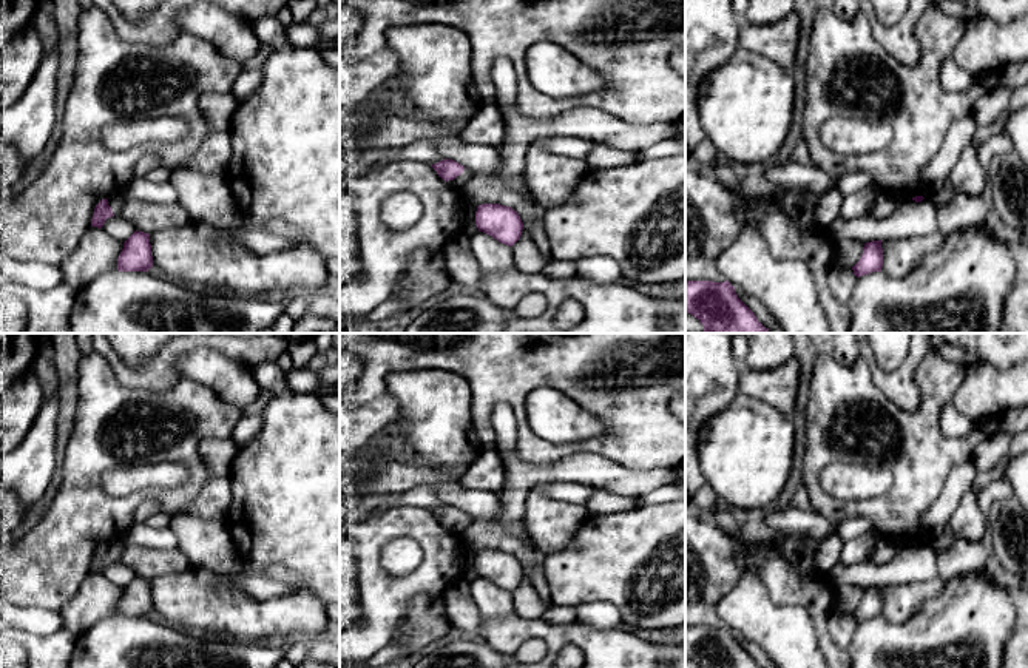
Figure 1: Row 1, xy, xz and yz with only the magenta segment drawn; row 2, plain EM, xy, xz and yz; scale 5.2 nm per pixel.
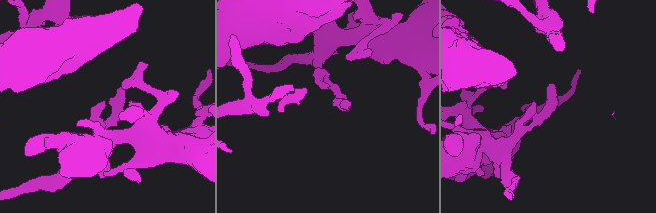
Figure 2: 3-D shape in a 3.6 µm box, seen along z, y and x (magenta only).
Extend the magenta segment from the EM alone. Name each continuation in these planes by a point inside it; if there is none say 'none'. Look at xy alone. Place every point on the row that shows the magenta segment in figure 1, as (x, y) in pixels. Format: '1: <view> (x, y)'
1: xy (116, 201)

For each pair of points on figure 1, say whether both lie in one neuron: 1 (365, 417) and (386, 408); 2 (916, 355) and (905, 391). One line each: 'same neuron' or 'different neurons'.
1: same neuron
2: same neuron

